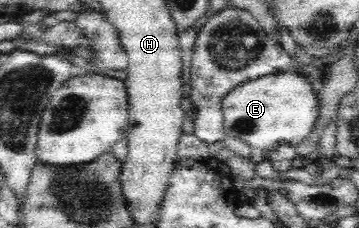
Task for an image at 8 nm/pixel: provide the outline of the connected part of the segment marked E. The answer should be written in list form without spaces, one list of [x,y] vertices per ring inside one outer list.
[[[277,72],[276,74],[264,75],[254,81],[242,83],[234,87],[221,101],[223,109],[226,136],[238,137],[244,140],[251,148],[275,150],[281,145],[298,146],[311,134],[315,133],[320,117],[320,100],[318,91],[300,73]]]

